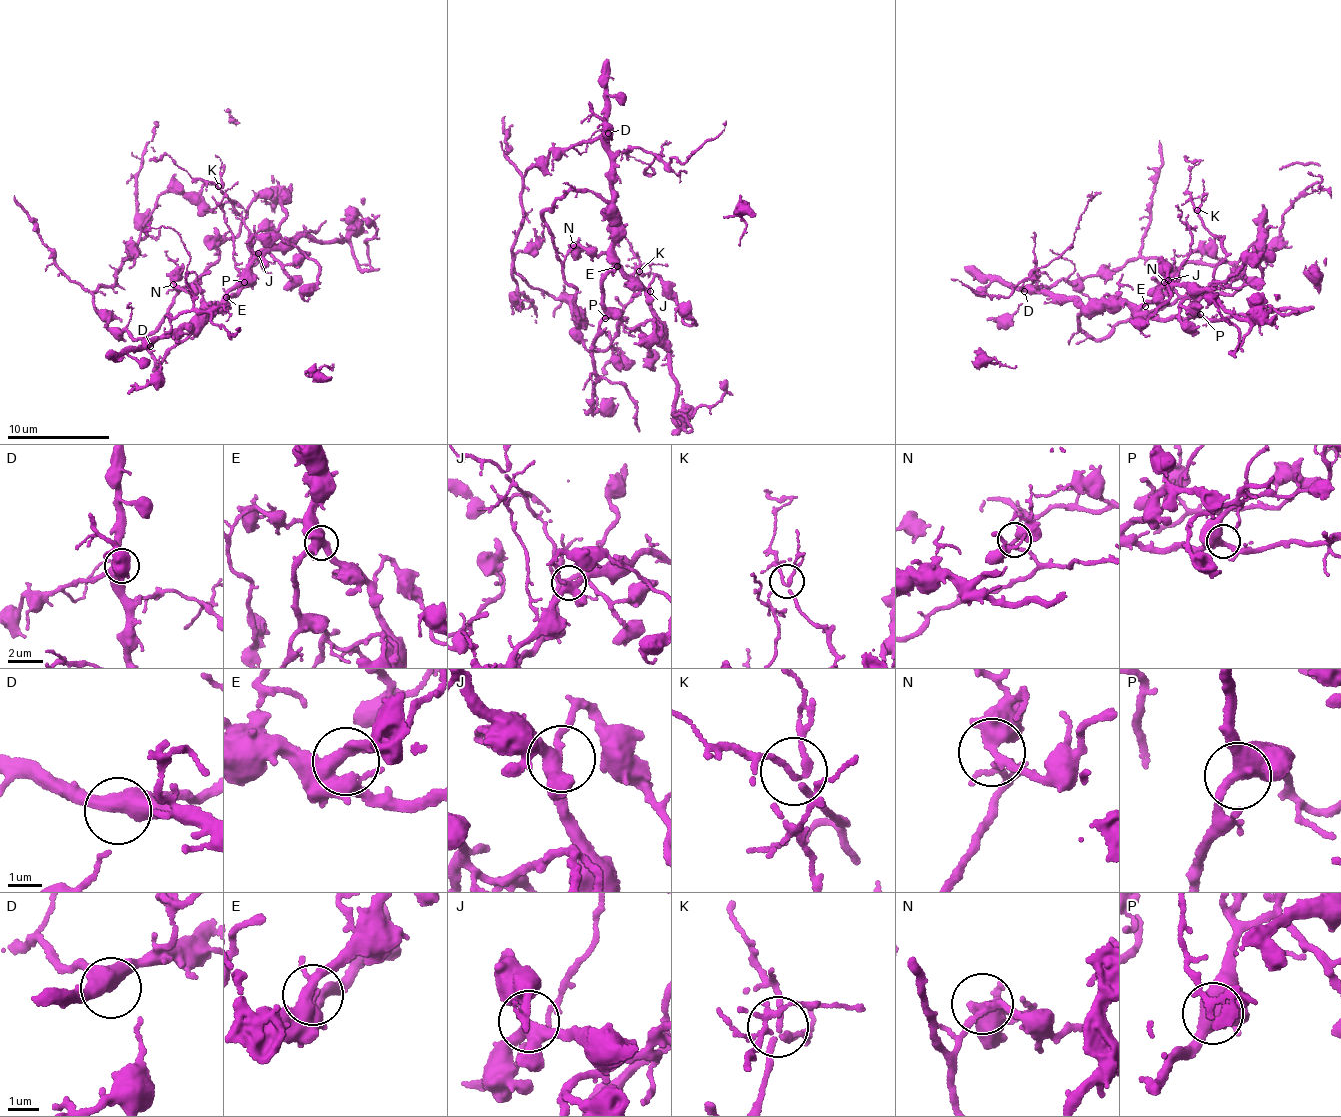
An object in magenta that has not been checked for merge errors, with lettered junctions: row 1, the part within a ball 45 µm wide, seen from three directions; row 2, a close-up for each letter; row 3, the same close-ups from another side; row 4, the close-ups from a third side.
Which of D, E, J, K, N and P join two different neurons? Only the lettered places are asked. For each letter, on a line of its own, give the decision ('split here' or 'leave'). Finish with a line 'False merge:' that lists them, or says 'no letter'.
D: leave
E: leave
J: leave
K: leave
N: leave
P: leave
False merge: no letter

